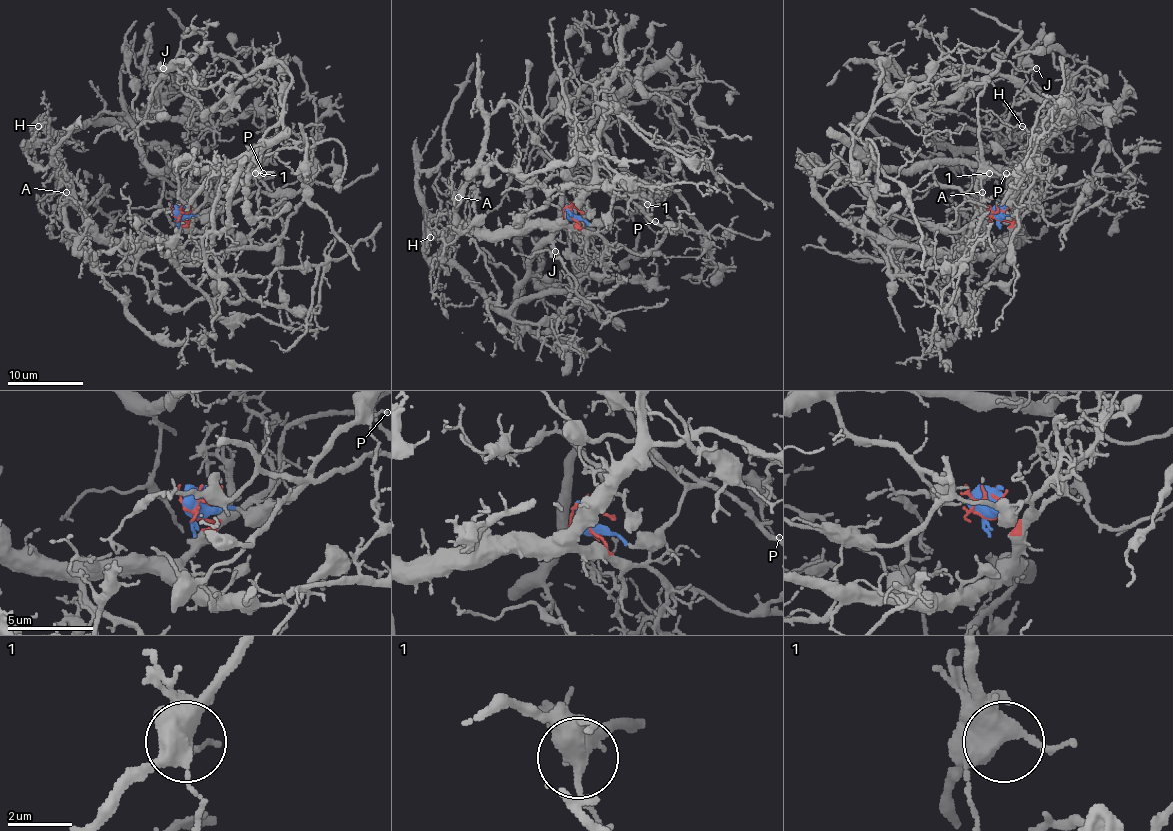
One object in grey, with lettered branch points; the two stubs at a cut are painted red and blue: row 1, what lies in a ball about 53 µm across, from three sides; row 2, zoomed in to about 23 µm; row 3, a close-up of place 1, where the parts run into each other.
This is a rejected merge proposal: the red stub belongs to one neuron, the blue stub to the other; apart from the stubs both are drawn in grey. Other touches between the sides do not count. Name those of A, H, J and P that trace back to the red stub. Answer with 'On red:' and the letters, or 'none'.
On red: A, H

